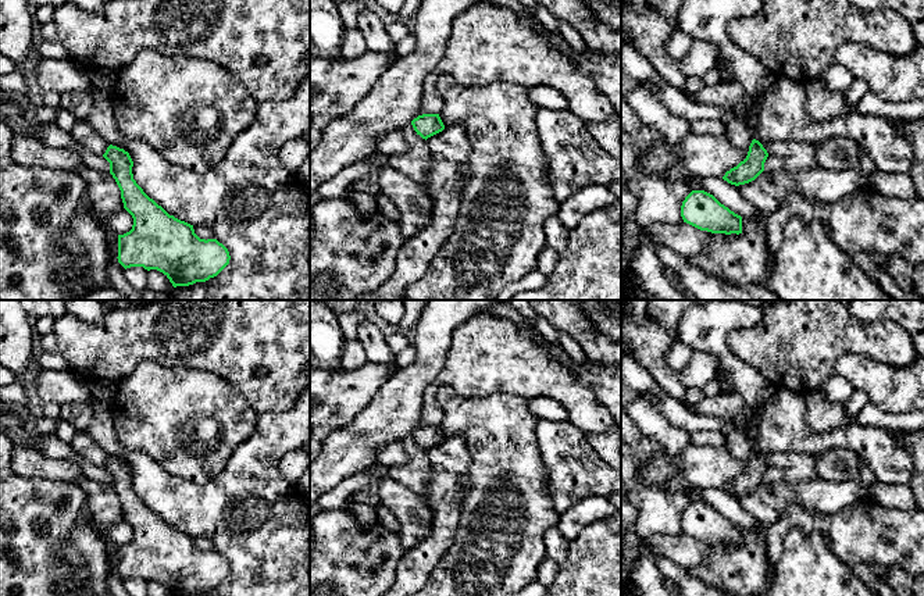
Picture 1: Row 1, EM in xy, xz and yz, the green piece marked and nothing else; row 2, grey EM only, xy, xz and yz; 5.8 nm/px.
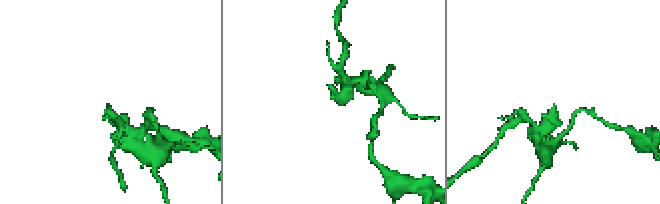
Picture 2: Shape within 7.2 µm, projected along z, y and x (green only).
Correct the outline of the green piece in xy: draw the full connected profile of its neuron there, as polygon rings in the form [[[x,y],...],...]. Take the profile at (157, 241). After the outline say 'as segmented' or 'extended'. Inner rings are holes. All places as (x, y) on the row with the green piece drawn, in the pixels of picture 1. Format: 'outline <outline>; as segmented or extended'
outline [[[110,144],[103,154],[110,163],[124,208],[132,215],[132,229],[118,235],[118,263],[126,270],[143,267],[163,272],[174,288],[206,282],[231,260],[217,239],[200,239],[193,225],[170,215],[136,183],[128,151]]]; as segmented

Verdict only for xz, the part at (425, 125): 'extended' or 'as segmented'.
as segmented

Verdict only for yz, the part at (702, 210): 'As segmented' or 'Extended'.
As segmented

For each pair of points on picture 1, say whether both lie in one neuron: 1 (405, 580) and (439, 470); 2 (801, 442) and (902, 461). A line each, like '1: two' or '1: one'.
1: one
2: one

